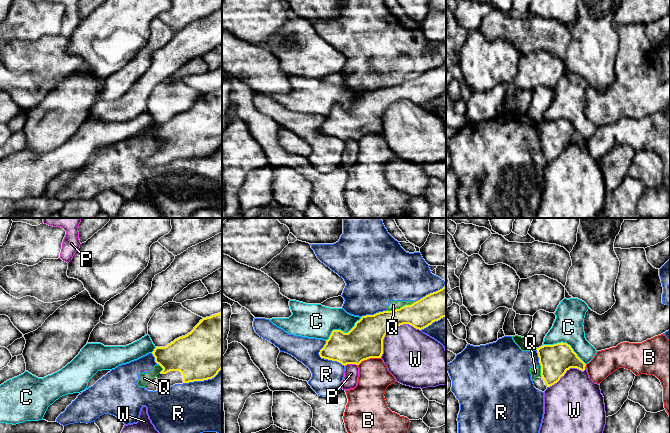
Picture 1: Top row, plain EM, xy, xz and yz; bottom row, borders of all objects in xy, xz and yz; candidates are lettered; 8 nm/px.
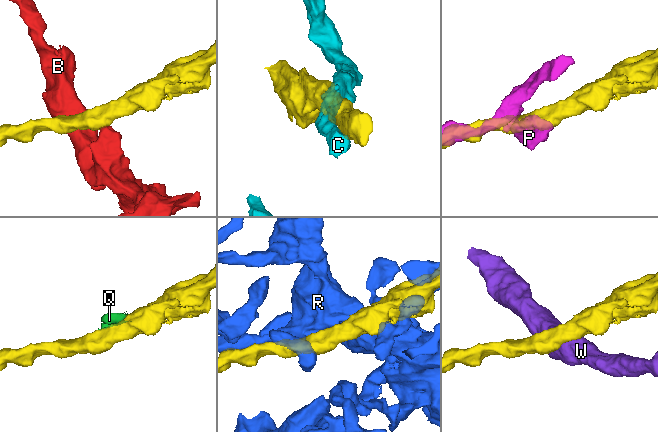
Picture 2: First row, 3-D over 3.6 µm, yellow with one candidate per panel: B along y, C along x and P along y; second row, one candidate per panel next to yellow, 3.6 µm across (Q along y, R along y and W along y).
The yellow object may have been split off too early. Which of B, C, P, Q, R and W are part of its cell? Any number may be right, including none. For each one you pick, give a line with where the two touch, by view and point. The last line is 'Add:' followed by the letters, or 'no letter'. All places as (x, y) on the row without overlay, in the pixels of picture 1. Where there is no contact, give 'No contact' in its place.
Q: Touches yellow at xz (401, 83)
Add: Q

